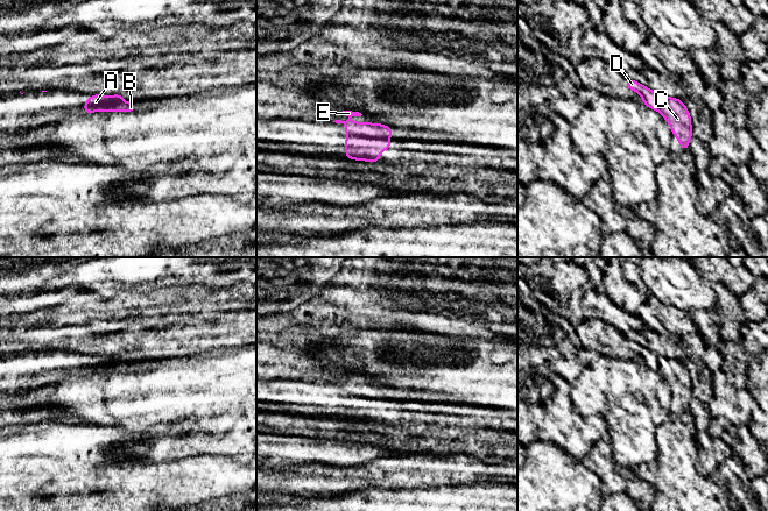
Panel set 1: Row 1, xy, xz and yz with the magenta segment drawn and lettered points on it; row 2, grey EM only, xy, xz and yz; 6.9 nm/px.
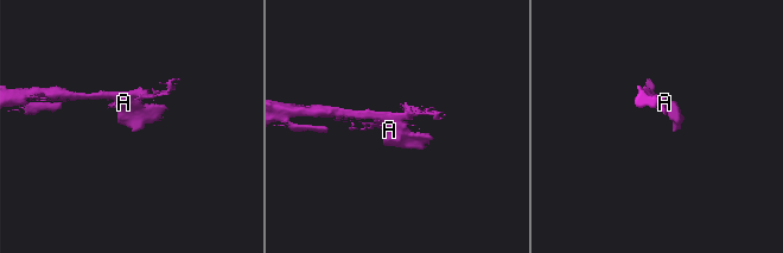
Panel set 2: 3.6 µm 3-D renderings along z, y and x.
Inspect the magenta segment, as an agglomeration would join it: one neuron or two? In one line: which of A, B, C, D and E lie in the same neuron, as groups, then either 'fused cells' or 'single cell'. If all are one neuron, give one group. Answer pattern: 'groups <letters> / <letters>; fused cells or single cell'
groups A C / B D E; fused cells

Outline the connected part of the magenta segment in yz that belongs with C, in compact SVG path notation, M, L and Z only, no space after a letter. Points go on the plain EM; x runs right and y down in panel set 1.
M658 356L660 374L669 384L672 396L677 398L683 411L689 411L692 385L689 370L681 360Z

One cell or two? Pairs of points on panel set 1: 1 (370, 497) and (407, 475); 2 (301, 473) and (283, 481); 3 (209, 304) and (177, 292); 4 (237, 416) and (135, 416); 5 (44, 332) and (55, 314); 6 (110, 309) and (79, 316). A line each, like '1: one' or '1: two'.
1: two
2: one
3: one
4: one
5: two
6: one

